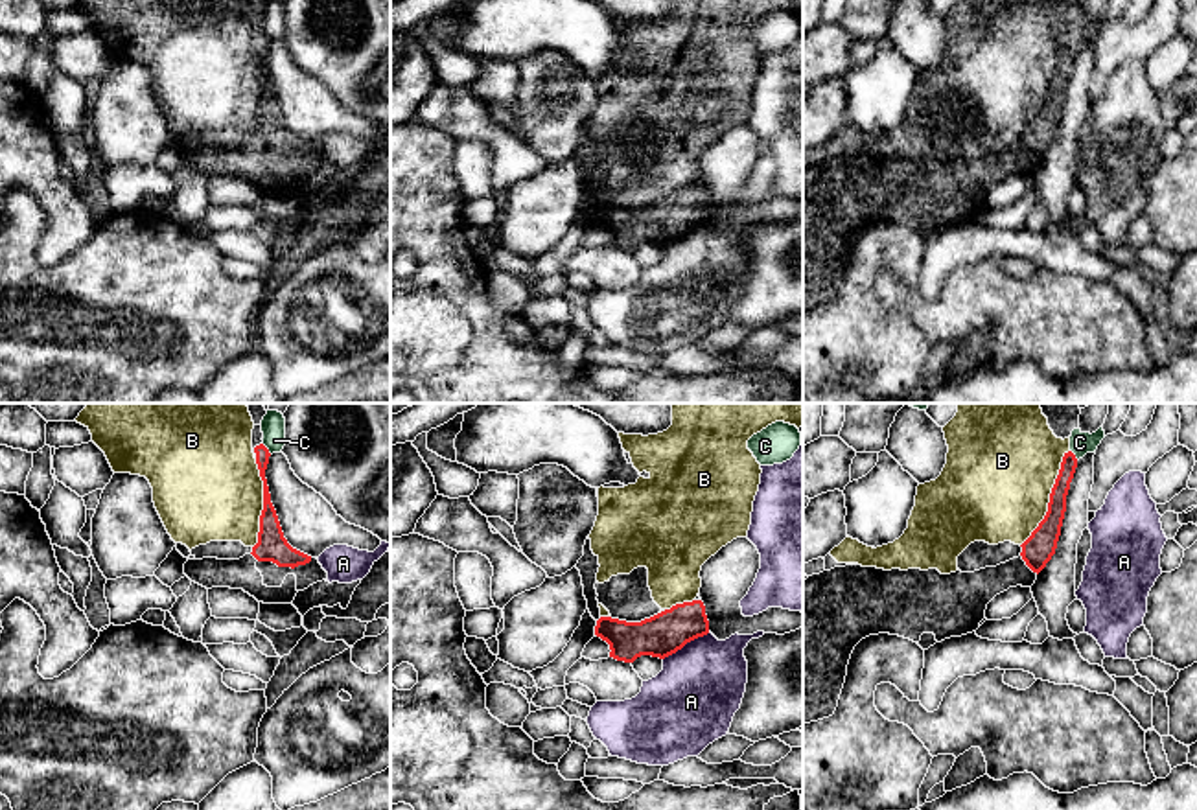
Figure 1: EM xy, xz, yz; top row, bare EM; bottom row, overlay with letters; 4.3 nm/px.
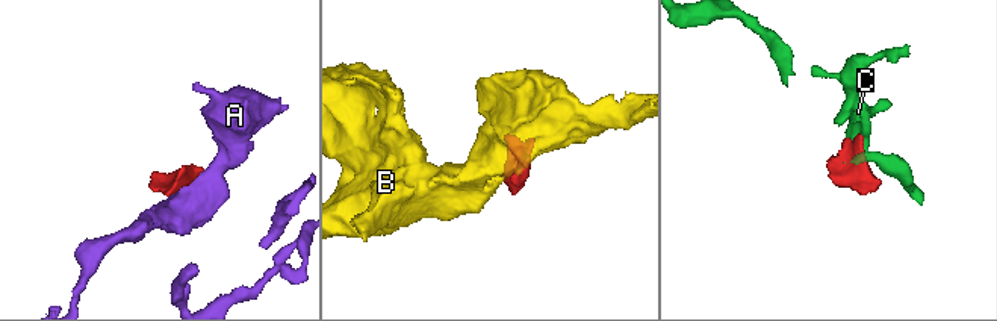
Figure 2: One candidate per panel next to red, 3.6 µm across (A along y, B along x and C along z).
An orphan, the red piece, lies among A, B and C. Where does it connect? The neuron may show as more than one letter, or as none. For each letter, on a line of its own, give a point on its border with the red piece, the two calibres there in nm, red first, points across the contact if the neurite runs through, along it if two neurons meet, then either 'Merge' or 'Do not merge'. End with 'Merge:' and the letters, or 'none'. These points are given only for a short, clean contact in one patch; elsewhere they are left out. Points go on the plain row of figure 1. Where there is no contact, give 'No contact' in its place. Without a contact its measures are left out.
A: Touches red at xz (685, 231). Thickness 190 nm (red) against 380 nm. Boundary: xz (709, 219), (687, 229), (663, 247). Do not merge
B: Touches red at yz (1050, 85). Thickness 140 nm (red) against 480 nm. Do not merge
C: Touches red at xy (267, 37). Thickness 60 nm (red) against 110 nm. Boundary: xy (262, 32), (271, 41). Do not merge
Merge: none

